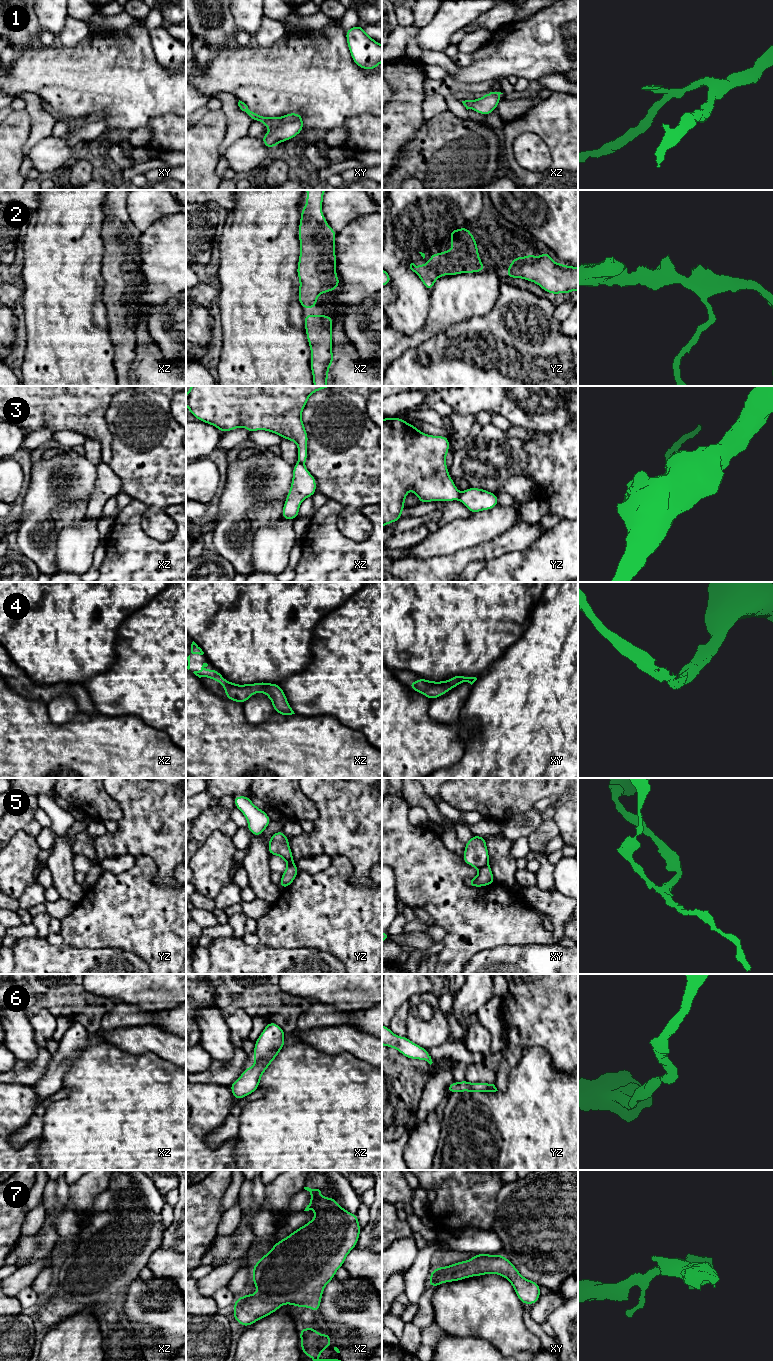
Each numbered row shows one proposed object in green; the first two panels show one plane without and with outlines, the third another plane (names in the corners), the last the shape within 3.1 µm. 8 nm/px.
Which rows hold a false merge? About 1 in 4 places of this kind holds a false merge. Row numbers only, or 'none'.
3, 5

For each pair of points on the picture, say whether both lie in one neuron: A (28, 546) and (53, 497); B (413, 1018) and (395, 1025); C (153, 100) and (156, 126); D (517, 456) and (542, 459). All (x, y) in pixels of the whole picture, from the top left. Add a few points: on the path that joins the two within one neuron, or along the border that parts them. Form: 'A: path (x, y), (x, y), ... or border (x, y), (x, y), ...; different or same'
A: path (36, 534), (38, 512), (41, 509); same
B: border (412, 1000), (407, 1014), (405, 1036); different
C: border (175, 114), (168, 113), (156, 116), (146, 125); different
D: border (524, 441), (526, 467), (520, 474); different

